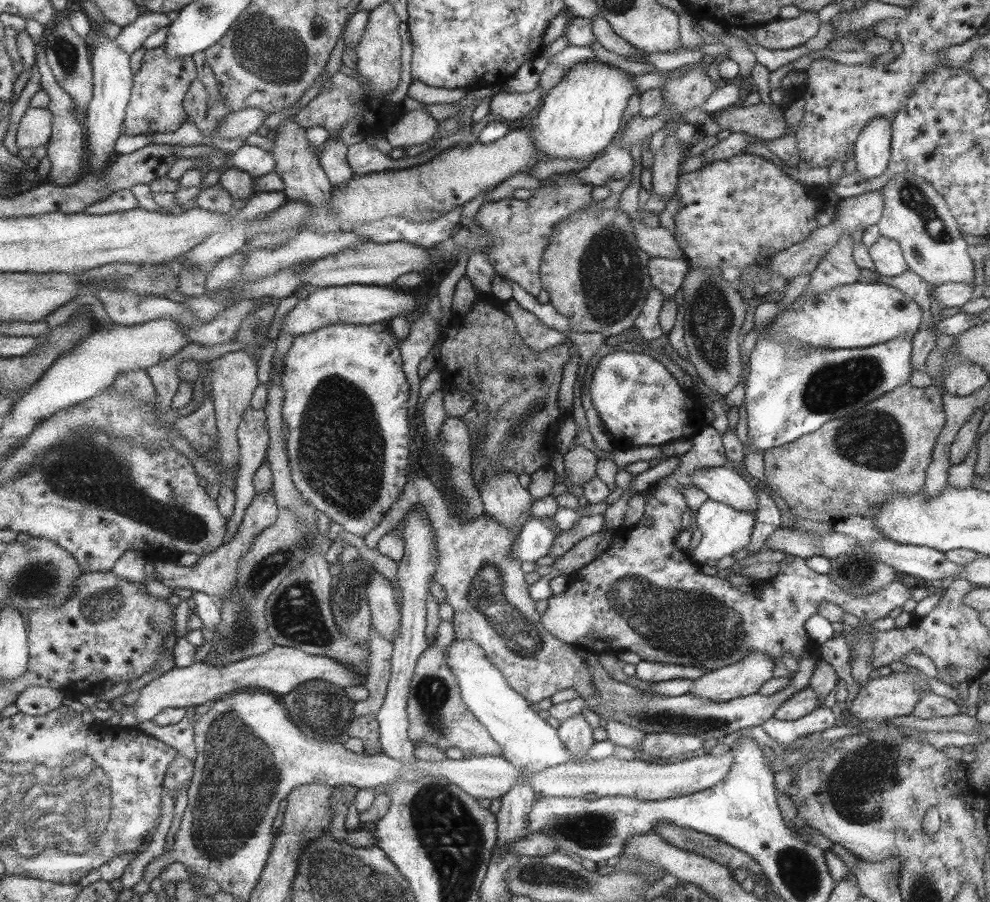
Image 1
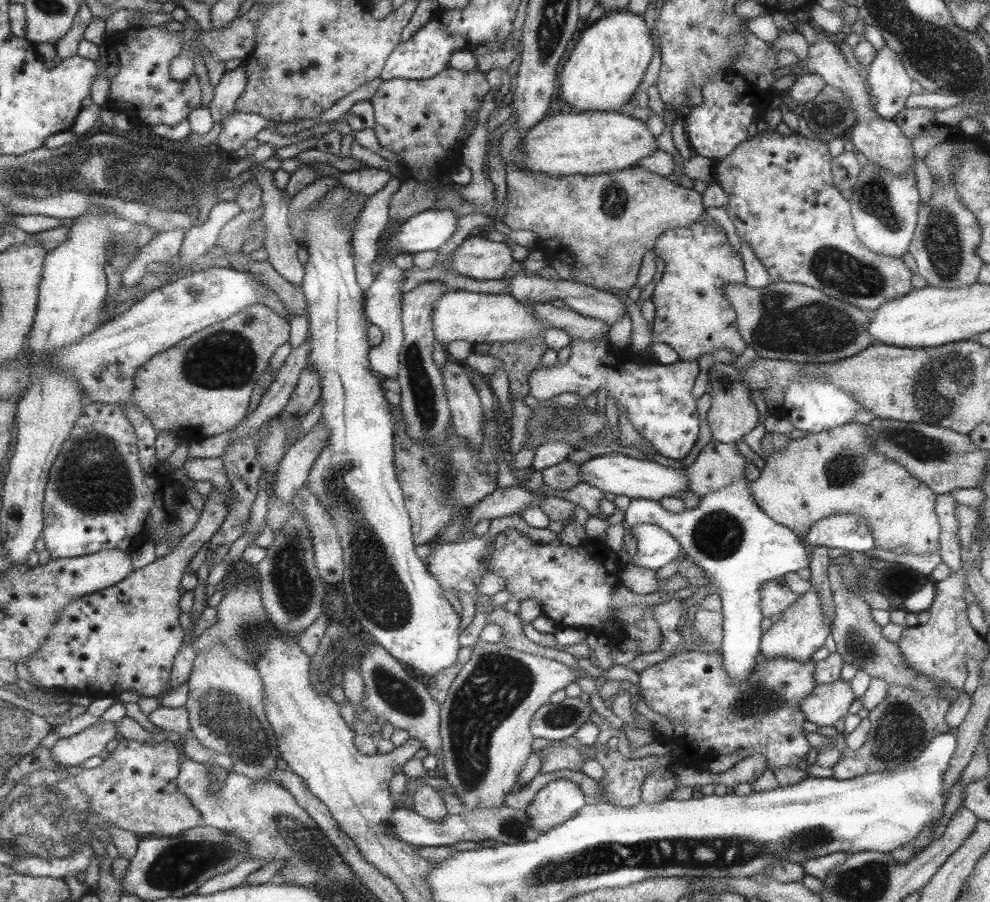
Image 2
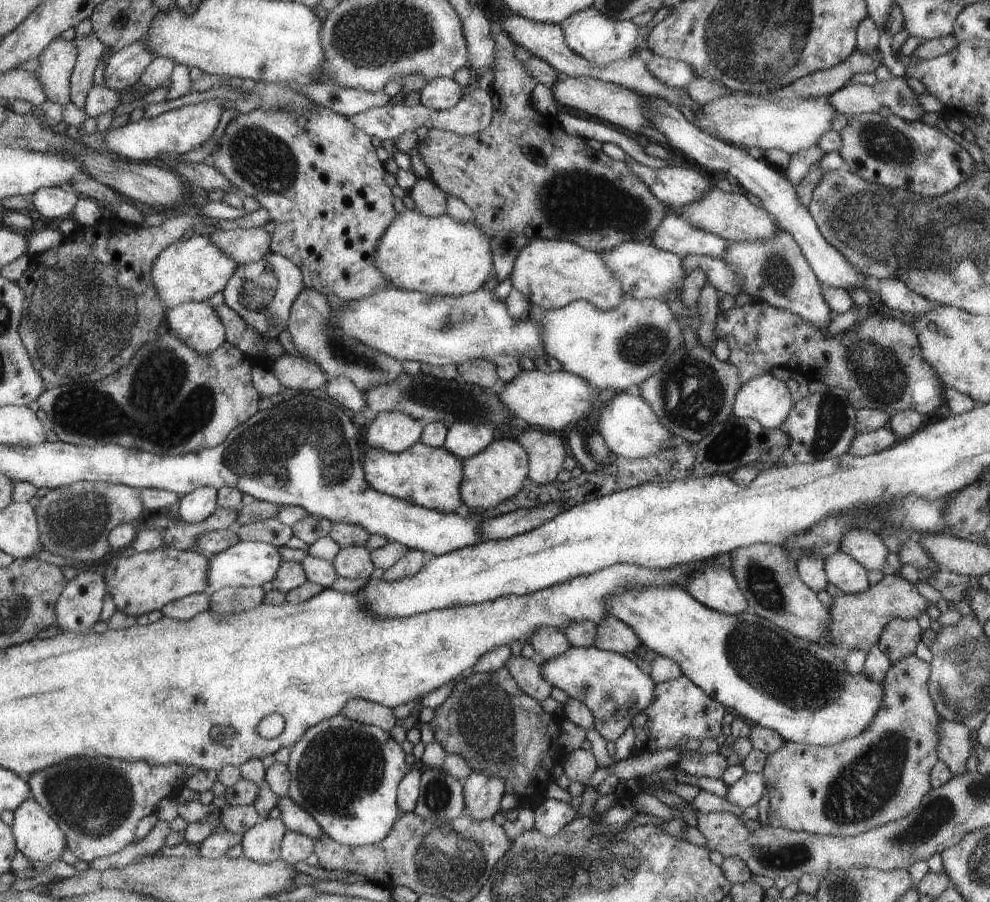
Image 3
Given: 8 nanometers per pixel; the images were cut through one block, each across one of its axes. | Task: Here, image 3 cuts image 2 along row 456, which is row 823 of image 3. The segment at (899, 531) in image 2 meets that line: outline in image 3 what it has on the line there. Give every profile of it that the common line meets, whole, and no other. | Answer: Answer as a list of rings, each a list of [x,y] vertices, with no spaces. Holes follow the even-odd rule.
[[[914,654],[902,658],[890,664],[881,686],[883,693],[877,713],[861,734],[831,746],[785,741],[779,750],[769,753],[762,771],[769,796],[768,826],[849,837],[897,820],[917,809],[921,798],[932,789],[929,776],[933,764],[938,762],[937,744],[940,741],[937,726],[941,716],[937,714],[936,704],[929,696],[929,674],[930,664],[919,660]]]

